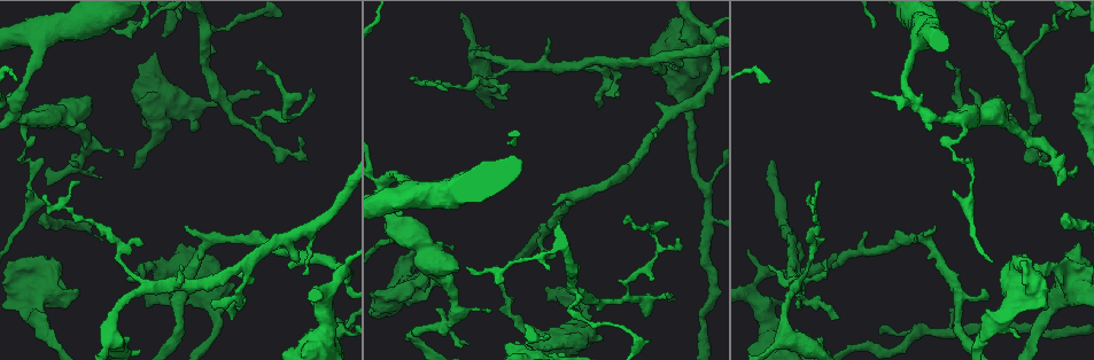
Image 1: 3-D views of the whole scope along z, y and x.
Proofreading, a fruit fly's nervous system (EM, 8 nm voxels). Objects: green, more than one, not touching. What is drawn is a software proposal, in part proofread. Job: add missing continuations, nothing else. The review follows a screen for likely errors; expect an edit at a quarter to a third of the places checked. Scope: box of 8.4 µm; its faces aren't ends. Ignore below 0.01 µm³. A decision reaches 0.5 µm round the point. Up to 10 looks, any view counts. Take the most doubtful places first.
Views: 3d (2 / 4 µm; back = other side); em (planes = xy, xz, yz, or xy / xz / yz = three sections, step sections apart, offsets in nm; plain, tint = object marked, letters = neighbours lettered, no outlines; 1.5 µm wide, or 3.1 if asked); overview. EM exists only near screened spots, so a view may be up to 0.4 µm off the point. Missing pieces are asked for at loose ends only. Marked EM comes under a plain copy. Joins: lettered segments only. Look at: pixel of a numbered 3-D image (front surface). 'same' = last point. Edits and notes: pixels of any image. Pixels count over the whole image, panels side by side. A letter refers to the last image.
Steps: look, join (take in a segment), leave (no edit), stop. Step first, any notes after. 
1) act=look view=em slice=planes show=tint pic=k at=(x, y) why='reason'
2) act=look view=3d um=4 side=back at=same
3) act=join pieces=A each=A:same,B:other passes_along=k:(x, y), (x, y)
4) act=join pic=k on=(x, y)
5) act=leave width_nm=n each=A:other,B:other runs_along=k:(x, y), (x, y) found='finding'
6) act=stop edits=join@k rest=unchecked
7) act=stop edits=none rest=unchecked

act=look view=em slice=planes show=letters pic=1 at=(547, 38) why='free end'

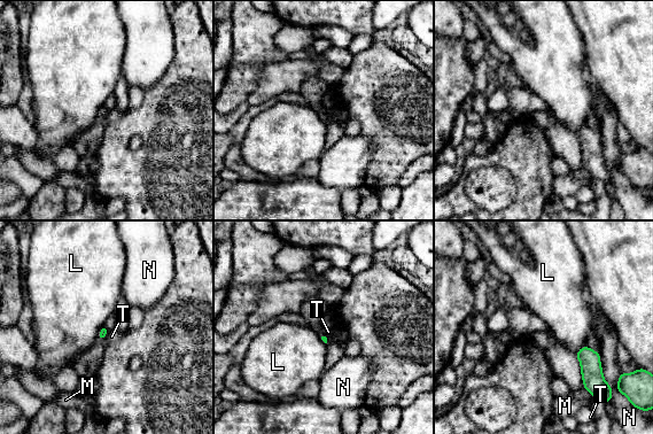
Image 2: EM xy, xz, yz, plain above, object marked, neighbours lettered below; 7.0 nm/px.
act=leave each=L:other,M:other,N:other,T:other border=2:(585, 346), (575, 354) found='none of them fits'

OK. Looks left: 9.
act=look view=em slice=planes show=tint pic=1 at=(480, 308) why='free end'

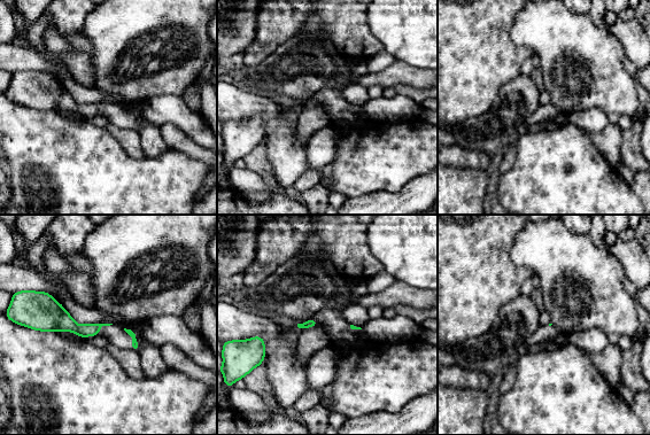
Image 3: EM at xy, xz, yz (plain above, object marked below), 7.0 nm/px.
act=look view=em slice=planes show=letters at=same why='what lies round it'

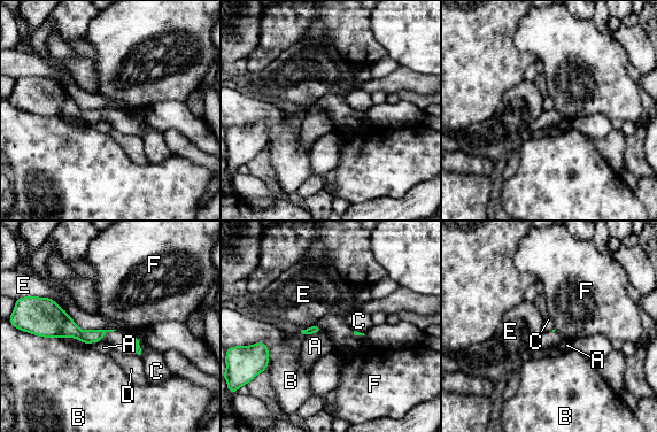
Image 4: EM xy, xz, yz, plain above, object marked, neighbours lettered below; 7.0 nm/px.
act=leave longest_contact=C:400nm each=A:other,B:other,C:other,D:other,E:other,F:other border=4:(64, 310), (83, 330), (116, 330) found='no lettered segment goes on from it'

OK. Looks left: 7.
act=look view=em slice=planes show=letters pic=1 at=(1013, 260) why='branch stops here'

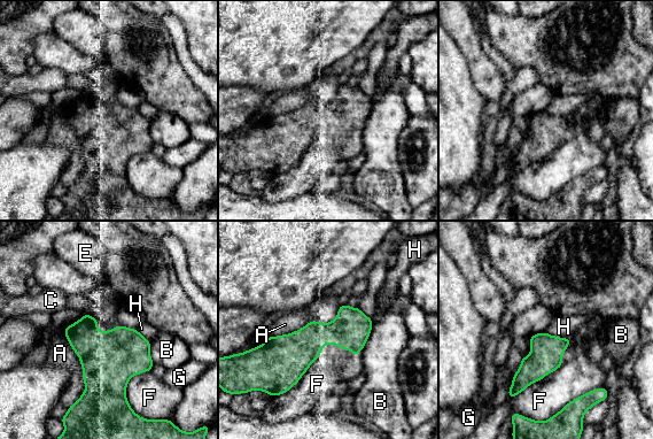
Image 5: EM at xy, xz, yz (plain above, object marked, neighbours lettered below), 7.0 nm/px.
act=leave width_nm=240 each=A:other,B:other,C:other,E:other,F:other,G:other,H:other border=5:(544, 331), (566, 338) found='no lettered segment goes on from it'

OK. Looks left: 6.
act=look view=em slice=planes show=tint pic=1 at=(656, 102) why='an open end'

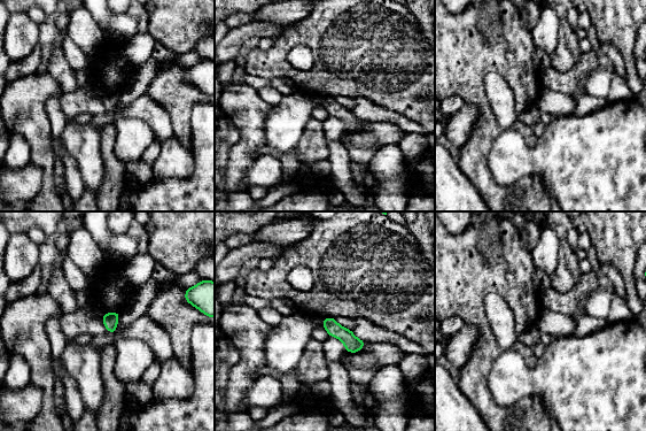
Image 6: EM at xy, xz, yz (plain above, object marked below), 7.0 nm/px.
act=look view=em slice=planes show=letters at=same

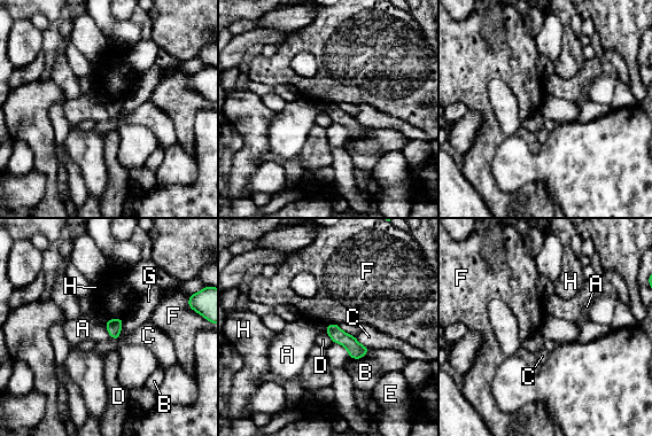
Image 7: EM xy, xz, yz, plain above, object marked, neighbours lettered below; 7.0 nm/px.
act=leave each=A:other,B:other,C:other,D:other,E:other,F:other,G:other,H:other border=7:(105, 322), (105, 327), (113, 339) found='no lettered segment goes on from it'

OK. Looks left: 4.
act=stop edits=none rest=unchecked

